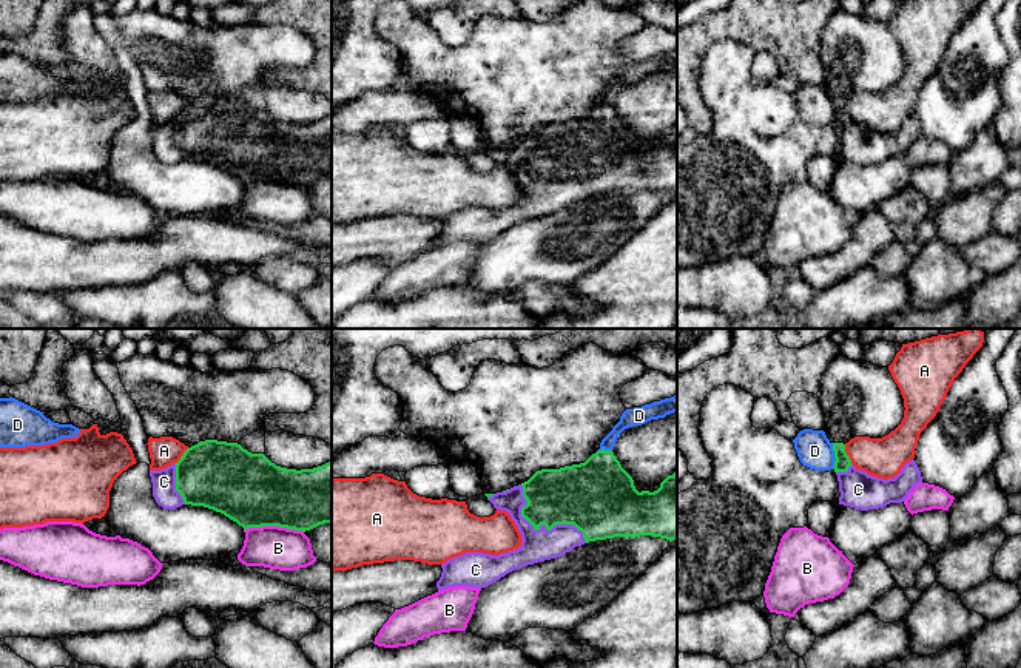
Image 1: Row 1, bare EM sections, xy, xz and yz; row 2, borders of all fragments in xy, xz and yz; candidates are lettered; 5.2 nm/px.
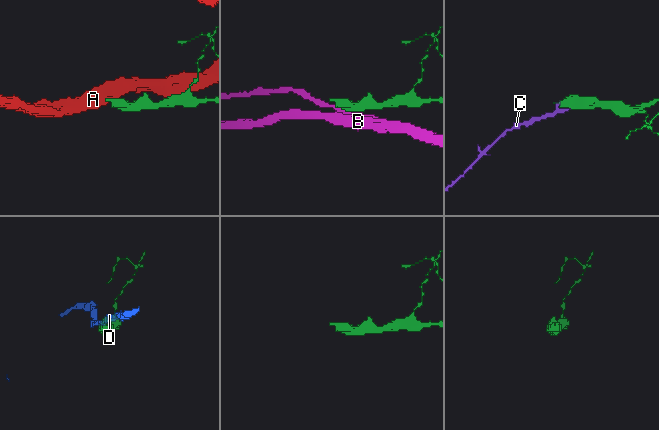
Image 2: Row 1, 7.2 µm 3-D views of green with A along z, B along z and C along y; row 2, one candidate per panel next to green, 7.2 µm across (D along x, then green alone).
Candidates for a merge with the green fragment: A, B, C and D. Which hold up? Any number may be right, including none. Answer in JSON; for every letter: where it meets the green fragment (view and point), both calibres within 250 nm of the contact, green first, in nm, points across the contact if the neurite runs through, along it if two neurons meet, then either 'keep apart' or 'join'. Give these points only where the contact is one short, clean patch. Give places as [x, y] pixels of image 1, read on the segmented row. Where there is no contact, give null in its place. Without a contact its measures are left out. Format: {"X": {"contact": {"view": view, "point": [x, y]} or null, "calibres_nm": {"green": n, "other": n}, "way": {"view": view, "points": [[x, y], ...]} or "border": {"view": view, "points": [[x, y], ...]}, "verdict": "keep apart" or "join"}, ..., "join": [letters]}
{"A": {"contact": {"view": "yz", "point": [845, 454]}, "calibres_nm": {"green": 80, "other": 220}, "verdict": "keep apart"}, "B": {"contact": {"view": "xy", "point": [273, 525]}, "calibres_nm": {"green": 360, "other": 220}, "verdict": "keep apart"}, "C": {"contact": {"view": "xz", "point": [542, 523]}, "calibres_nm": {"green": 320, "other": 160}, "verdict": "join"}, "D": {"contact": {"view": "yz", "point": [835, 455]}, "calibres_nm": {"green": 80, "other": 190}, "verdict": "keep apart"}, "join": ["C"]}

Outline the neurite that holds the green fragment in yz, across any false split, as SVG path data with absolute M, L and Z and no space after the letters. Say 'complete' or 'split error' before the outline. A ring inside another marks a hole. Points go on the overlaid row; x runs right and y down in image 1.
split error; M833 443L834 472L839 481L839 504L861 511L879 509L890 503L905 501L916 484L922 483L915 460L904 464L895 478L878 478L856 469L845 452L844 443Z

